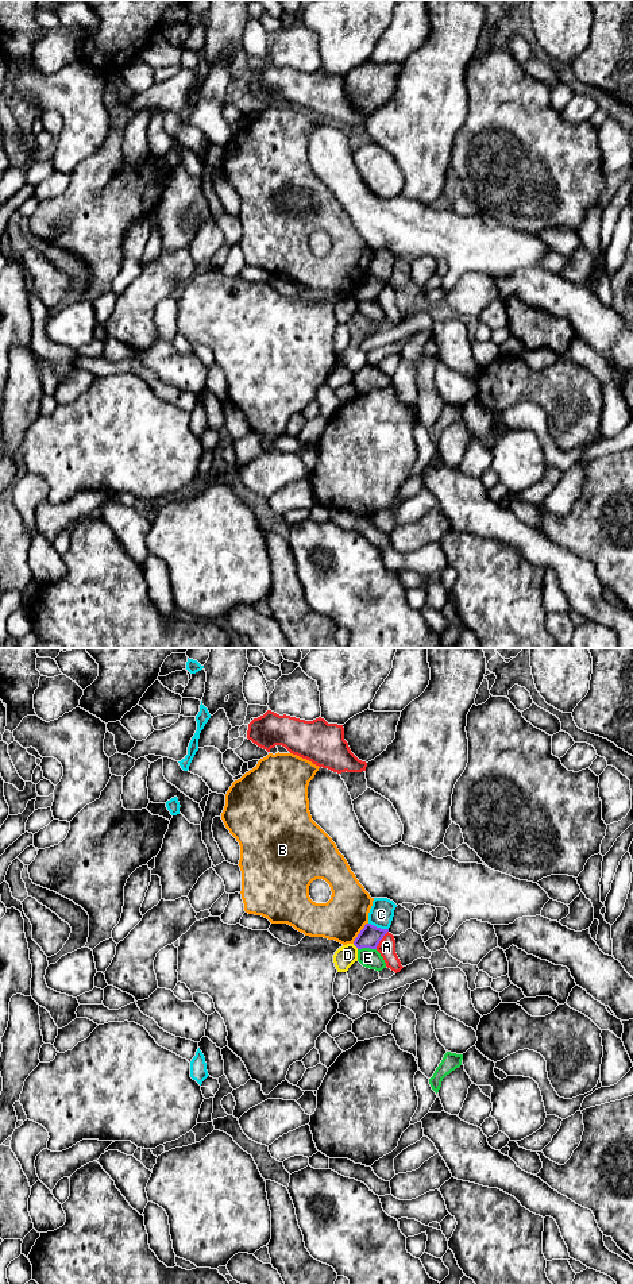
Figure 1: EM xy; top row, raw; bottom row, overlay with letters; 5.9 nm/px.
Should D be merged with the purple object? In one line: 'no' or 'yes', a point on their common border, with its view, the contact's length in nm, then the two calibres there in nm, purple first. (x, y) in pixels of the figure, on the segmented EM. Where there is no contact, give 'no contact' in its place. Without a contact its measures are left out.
no; contact xy (355, 945); length 50 nm; calibres 130 and 120 nm

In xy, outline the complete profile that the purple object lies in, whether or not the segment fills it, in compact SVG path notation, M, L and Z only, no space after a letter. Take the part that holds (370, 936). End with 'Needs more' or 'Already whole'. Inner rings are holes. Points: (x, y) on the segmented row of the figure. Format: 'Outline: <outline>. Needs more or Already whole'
Outline: M366 924L364 928L358 934L358 937L355 938L354 945L358 949L362 949L362 948L377 949L379 941L383 938L383 936L387 932L389 929L381 929L371 924Z. Already whole

